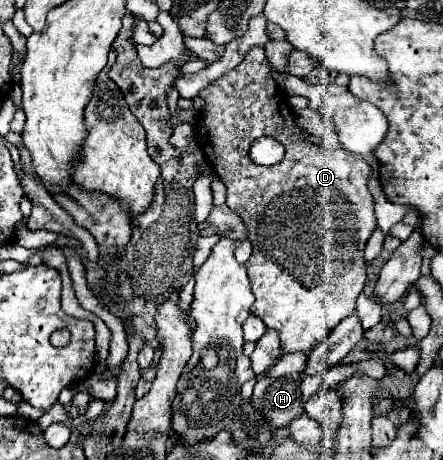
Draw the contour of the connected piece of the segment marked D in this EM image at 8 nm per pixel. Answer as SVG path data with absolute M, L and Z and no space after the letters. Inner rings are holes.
M253 47L235 69L231 69L223 77L215 79L215 83L211 83L211 87L203 89L199 93L199 97L205 101L205 107L203 107L203 111L201 111L199 119L197 119L197 135L201 139L201 149L203 149L205 157L207 157L207 161L213 165L213 171L217 173L217 177L227 187L227 207L231 207L243 219L243 223L247 223L247 239L253 245L253 253L251 253L249 261L245 263L245 269L247 269L247 275L249 275L249 281L251 281L251 289L253 289L253 295L255 295L255 303L251 307L251 315L259 317L269 329L279 333L279 341L281 341L283 353L295 353L295 351L309 353L317 343L321 343L339 325L341 319L345 319L347 315L351 315L355 311L357 297L363 291L363 285L365 285L365 255L363 255L363 249L365 249L365 243L367 243L369 235L377 227L377 219L375 219L375 213L373 213L373 197L371 197L371 193L367 189L367 177L369 177L371 169L369 169L367 163L363 163L363 159L351 155L349 151L343 151L337 135L319 137L319 141L317 141L311 133L307 133L307 131L303 131L301 127L295 125L293 111L289 109L289 103L287 103L285 95L279 91L277 83L271 77L271 69L267 65L267 57L265 57L265 49L263 47ZM263 135L273 137L273 139L277 139L279 143L285 145L285 159L279 165L261 167L261 165L257 165L257 163L253 163L249 159L251 143L255 139L263 137Z

